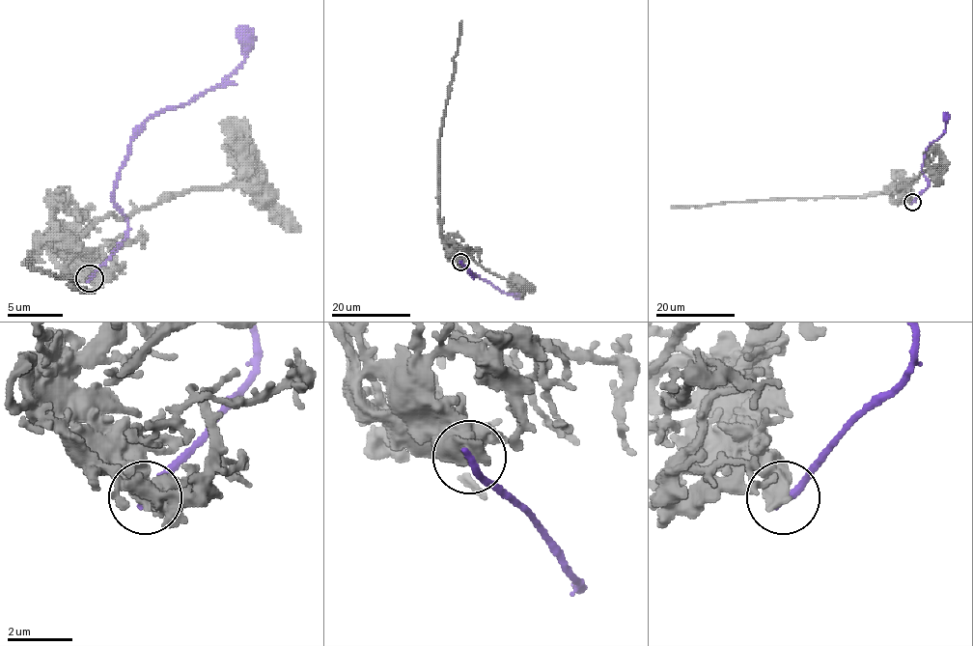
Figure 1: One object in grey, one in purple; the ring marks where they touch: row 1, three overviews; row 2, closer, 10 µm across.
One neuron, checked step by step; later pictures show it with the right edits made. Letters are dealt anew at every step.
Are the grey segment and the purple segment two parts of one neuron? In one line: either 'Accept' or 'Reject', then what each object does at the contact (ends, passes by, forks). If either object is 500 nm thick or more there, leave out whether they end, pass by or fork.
Reject

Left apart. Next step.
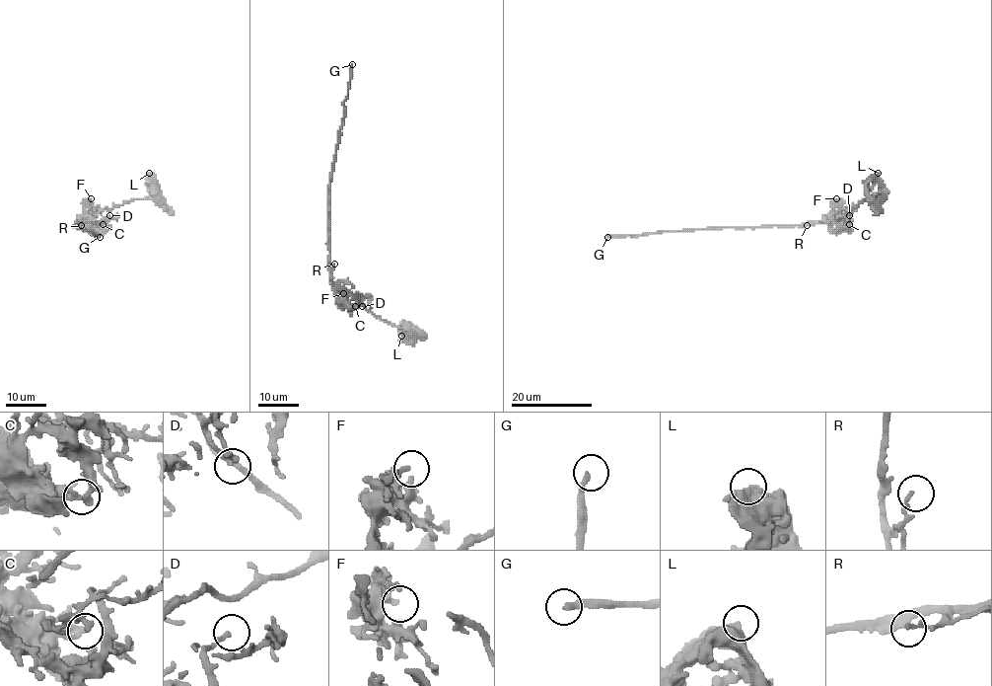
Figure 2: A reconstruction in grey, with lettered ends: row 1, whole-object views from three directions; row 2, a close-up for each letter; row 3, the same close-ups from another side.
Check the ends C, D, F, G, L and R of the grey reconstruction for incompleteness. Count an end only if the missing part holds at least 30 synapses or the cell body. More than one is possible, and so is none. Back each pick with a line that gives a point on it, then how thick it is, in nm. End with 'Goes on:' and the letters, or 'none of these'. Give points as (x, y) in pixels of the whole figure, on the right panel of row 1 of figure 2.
G: at (607, 237); 220 nm thick
Goes on: G

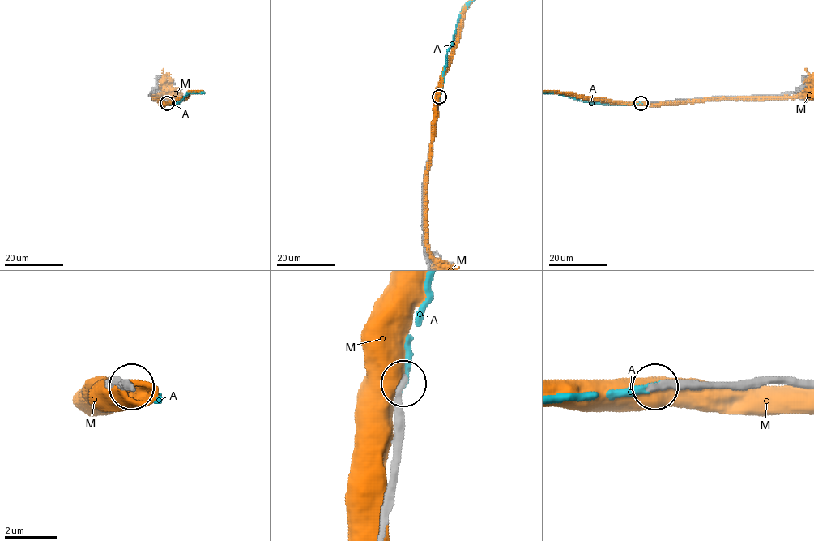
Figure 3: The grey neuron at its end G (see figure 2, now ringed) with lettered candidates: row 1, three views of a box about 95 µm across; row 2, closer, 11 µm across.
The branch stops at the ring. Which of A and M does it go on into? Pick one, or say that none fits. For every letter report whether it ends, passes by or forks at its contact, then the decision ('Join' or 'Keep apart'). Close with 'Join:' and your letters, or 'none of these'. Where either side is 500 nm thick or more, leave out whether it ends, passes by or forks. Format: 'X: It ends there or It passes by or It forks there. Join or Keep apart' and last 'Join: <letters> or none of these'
A: It ends there. Join
M: Keep apart
Join: A

